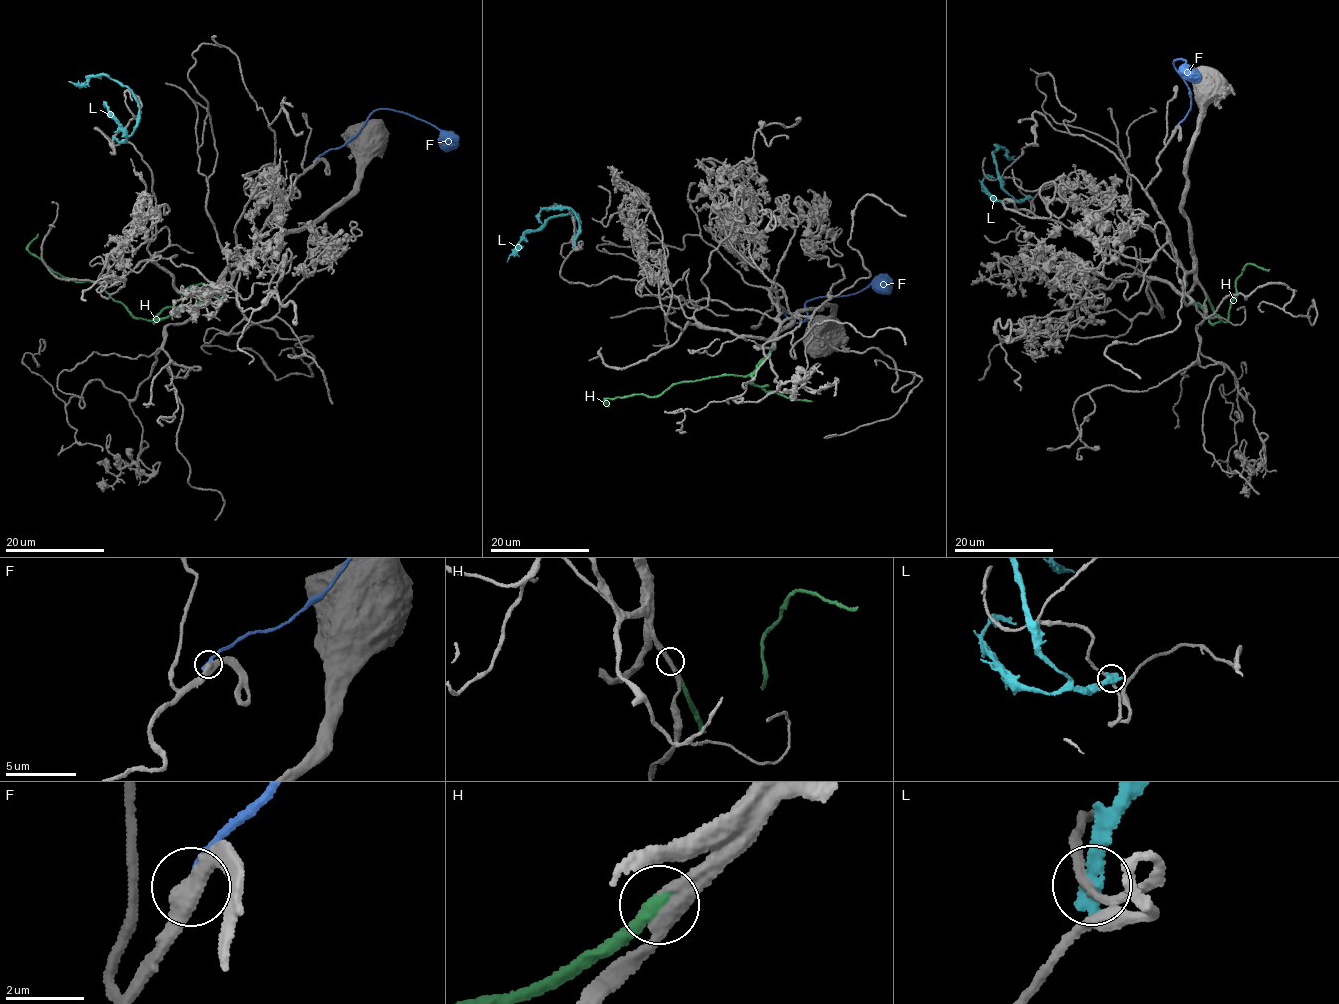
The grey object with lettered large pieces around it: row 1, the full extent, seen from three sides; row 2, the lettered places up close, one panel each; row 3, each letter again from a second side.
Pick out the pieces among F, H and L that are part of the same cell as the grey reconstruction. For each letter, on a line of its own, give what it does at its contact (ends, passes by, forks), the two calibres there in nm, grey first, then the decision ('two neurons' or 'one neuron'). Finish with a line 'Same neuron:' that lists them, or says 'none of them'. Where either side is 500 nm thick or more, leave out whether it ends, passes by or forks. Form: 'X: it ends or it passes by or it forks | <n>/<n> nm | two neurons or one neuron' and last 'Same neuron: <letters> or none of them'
F: it ends | 380/240 nm | two neurons
H: it ends | 320/360 nm | one neuron
L: it ends | 200/460 nm | two neurons
Same neuron: H

